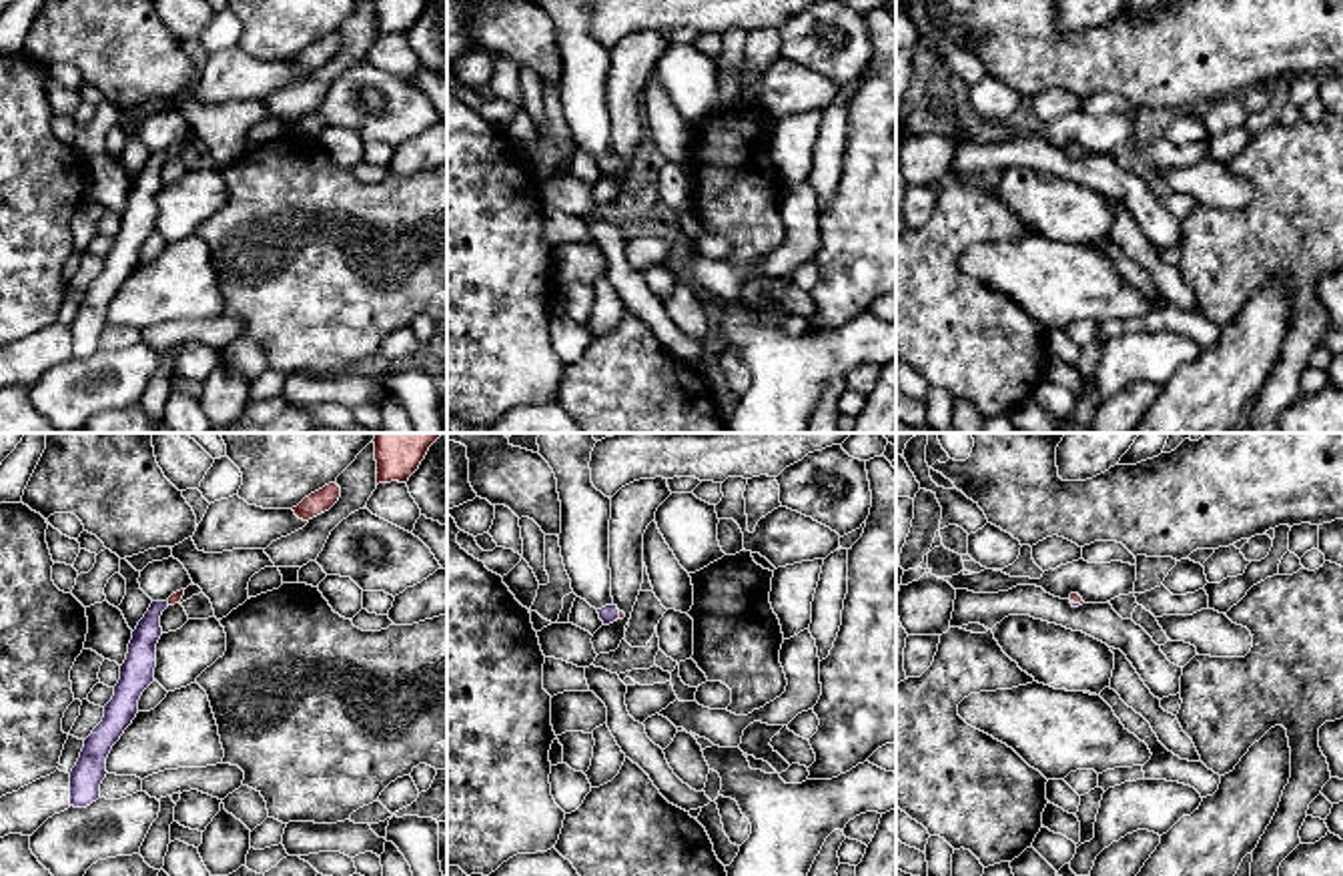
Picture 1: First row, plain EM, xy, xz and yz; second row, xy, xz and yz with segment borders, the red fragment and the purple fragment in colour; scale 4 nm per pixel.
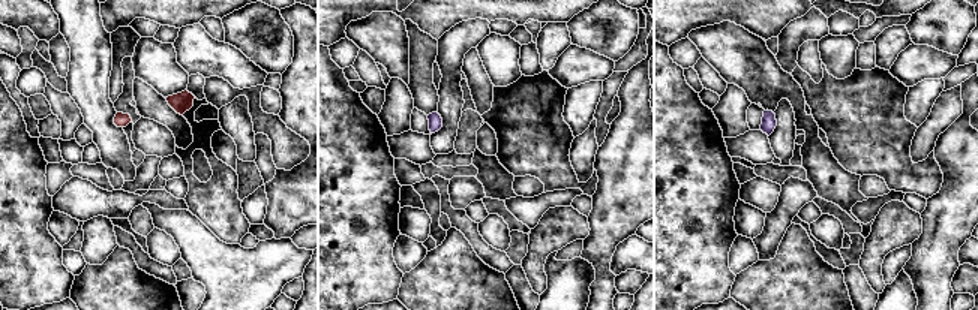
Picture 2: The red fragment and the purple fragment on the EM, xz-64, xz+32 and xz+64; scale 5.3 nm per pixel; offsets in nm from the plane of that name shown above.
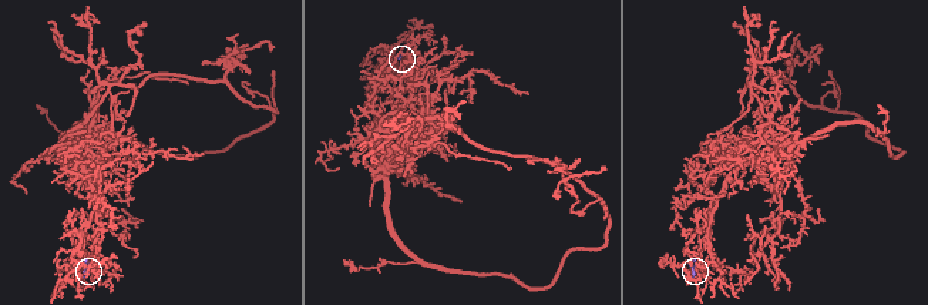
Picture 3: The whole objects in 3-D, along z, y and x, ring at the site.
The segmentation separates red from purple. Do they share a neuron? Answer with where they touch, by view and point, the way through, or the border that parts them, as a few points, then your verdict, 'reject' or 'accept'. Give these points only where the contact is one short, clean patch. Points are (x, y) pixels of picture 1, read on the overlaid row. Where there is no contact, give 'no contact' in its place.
meets red in yz at (1077, 602); runs through yz (1075, 598), (1077, 602), (1071, 602); accept

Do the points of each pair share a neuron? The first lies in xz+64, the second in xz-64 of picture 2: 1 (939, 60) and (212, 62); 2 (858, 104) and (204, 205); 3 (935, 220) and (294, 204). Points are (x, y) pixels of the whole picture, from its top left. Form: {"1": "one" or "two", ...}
{"1": "one", "2": "one", "3": "one"}

